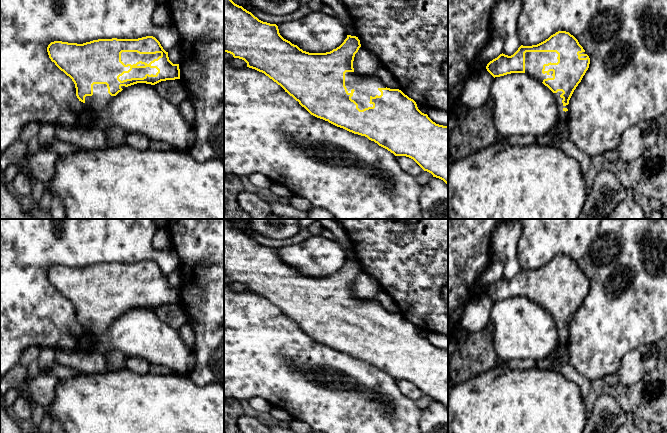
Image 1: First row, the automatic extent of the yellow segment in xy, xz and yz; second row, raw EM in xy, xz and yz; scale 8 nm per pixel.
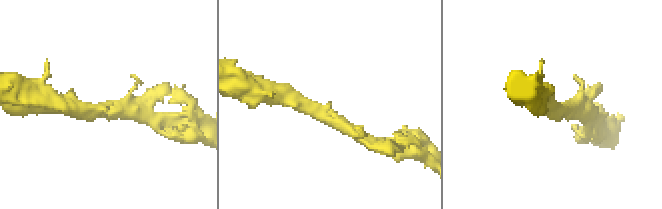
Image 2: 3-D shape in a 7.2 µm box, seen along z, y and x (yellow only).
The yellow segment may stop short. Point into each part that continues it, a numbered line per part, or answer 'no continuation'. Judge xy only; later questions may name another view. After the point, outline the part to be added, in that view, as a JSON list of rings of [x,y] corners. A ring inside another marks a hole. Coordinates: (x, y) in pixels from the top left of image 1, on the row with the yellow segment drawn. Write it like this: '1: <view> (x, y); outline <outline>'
1: xy (131, 58); outline [[[122,52],[121,53],[121,61],[127,65],[127,64],[136,64],[139,61],[145,62],[149,64],[154,59],[157,59],[159,56],[161,56],[161,53],[156,54],[139,54],[137,52]]]

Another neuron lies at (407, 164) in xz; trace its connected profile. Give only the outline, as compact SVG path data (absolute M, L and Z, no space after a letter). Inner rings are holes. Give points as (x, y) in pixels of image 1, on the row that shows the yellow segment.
M396 156L400 167L407 173L416 177L423 169L411 158L406 156Z

